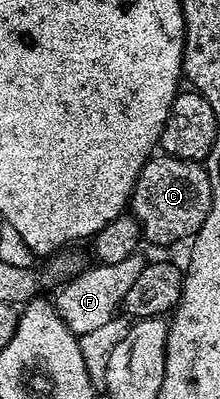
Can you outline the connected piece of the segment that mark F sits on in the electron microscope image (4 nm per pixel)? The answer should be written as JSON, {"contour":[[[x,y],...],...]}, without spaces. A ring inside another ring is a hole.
{"contour":[[[139,253],[133,254],[125,261],[117,261],[117,265],[99,263],[95,267],[88,266],[62,288],[64,291],[59,296],[54,296],[53,302],[59,318],[73,336],[81,337],[85,333],[93,333],[93,329],[105,325],[105,321],[116,318],[125,293],[129,293],[133,281],[141,277],[145,266],[145,259],[141,256]]]}

